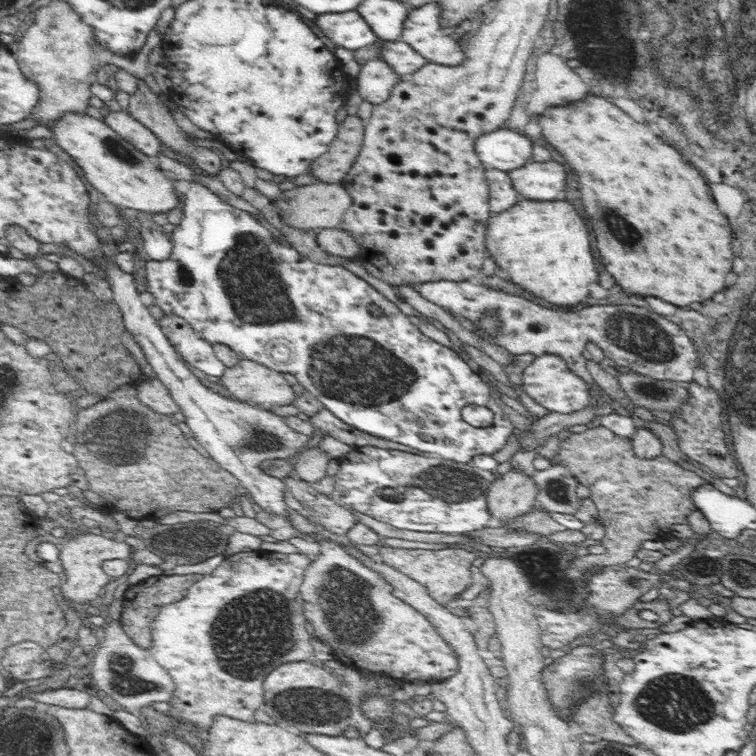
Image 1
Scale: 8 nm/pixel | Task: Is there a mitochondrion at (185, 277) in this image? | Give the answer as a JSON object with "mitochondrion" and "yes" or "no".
{"mitochondrion":"no"}

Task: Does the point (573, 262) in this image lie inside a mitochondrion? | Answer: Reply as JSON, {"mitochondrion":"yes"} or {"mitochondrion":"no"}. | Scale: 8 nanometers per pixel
{"mitochondrion":"no"}

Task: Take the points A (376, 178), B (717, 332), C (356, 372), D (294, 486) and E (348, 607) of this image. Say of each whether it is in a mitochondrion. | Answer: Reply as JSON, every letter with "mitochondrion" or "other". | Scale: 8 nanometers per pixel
{"A":"other","B":"mitochondrion","C":"mitochondrion","D":"other","E":"mitochondrion"}

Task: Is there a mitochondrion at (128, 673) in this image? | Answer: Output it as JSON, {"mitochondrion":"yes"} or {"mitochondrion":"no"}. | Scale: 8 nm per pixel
{"mitochondrion":"yes"}

